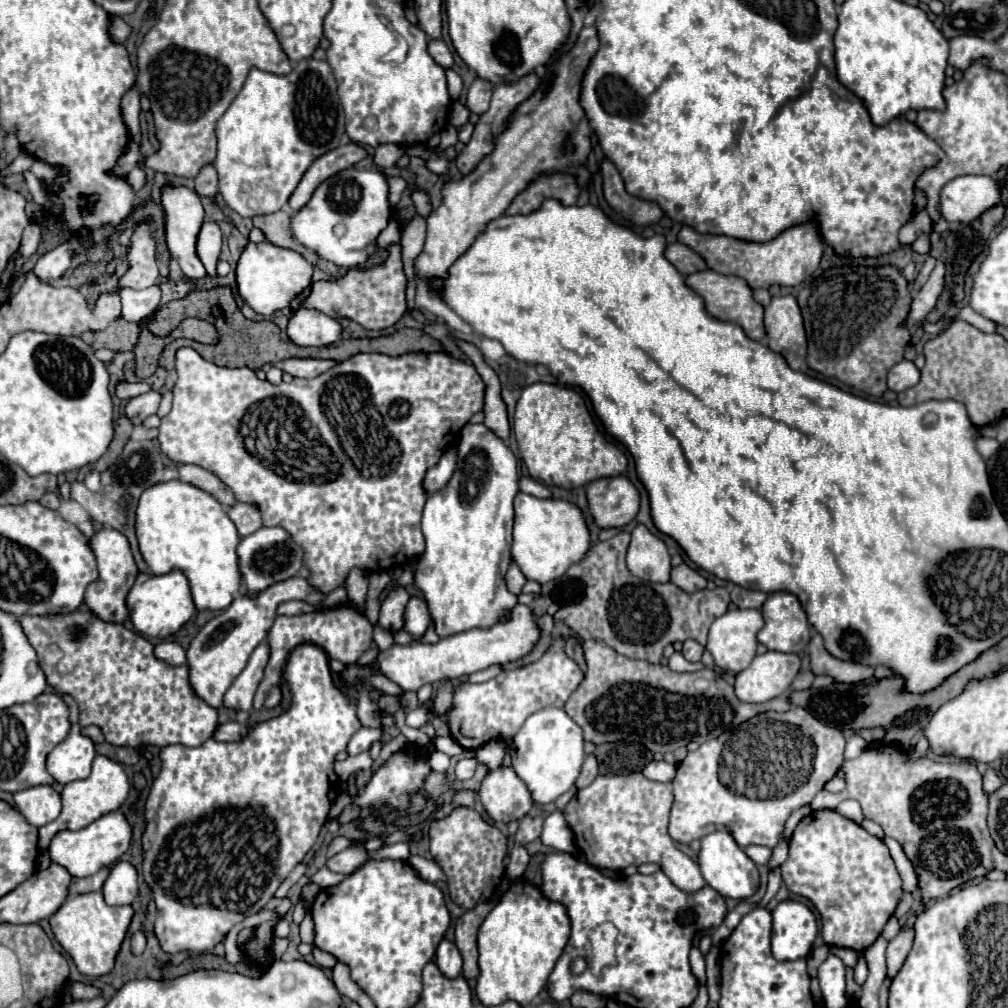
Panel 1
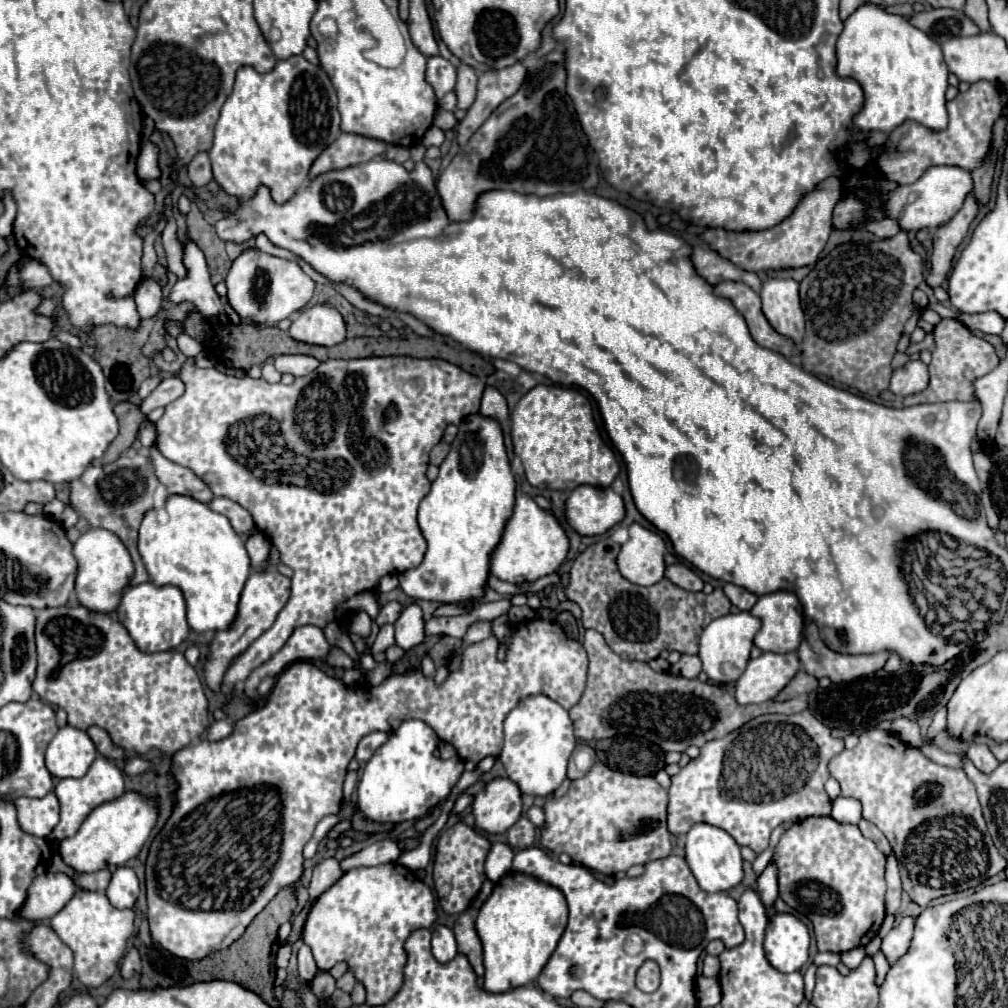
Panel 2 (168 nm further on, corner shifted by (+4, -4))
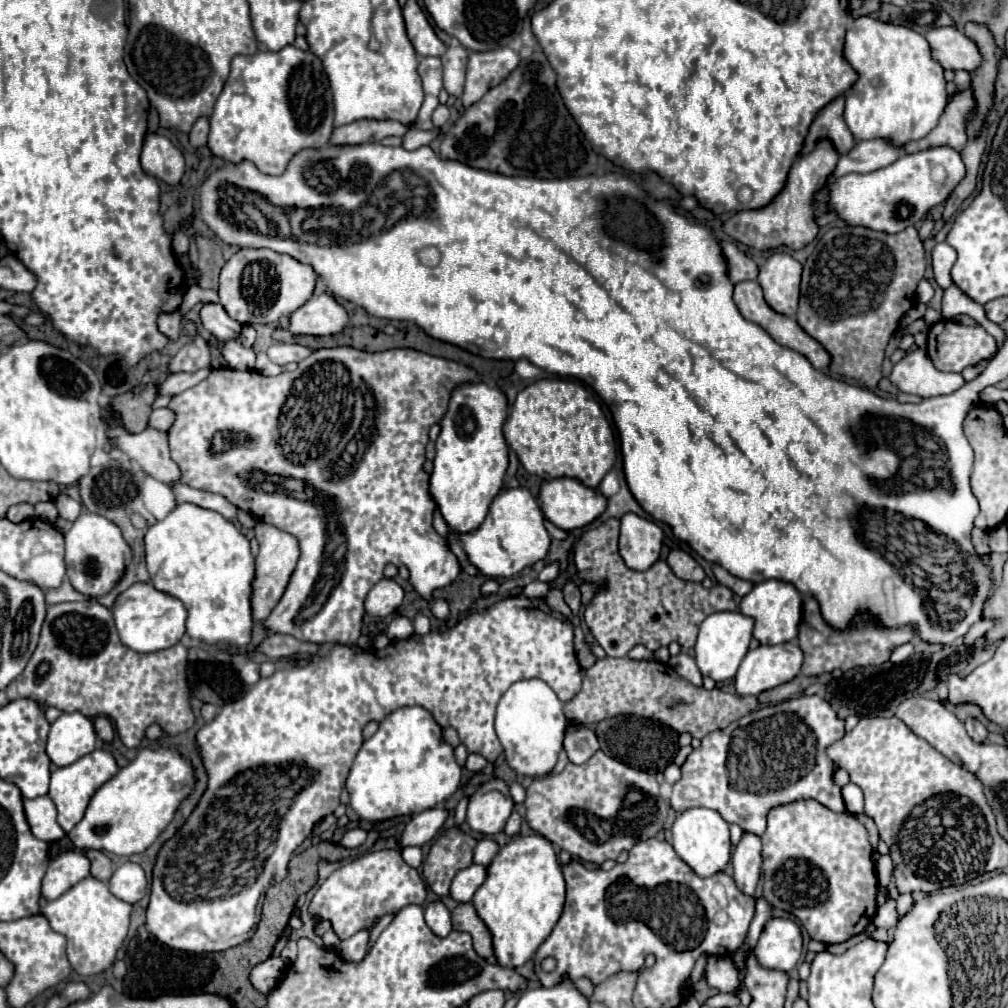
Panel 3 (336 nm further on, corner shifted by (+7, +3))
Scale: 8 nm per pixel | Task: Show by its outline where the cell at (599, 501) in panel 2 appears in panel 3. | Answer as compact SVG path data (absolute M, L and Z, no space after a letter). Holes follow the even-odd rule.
M555 478L541 486L541 508L543 514L561 530L573 530L573 528L585 528L587 524L595 522L607 508L607 498L597 490L589 488L577 478Z

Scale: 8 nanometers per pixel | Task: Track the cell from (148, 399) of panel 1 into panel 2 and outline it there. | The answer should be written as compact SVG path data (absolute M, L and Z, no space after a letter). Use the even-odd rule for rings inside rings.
M170 377L170 379L164 379L140 405L142 413L150 413L154 411L156 407L166 407L168 403L172 403L174 399L178 399L180 395L184 393L184 383L182 379L178 377Z

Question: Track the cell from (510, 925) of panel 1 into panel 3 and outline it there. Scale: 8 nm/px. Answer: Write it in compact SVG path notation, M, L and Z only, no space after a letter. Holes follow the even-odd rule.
M515 836L493 858L487 880L473 896L477 916L493 938L493 954L499 966L519 968L533 958L551 934L565 904L565 880L557 854L543 836Z

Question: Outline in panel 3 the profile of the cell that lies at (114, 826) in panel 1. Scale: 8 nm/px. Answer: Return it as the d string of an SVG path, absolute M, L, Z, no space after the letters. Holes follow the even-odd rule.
M143 748L137 758L105 782L85 810L83 820L67 834L75 848L103 850L117 856L131 856L147 850L173 820L175 810L193 788L193 770L175 750Z

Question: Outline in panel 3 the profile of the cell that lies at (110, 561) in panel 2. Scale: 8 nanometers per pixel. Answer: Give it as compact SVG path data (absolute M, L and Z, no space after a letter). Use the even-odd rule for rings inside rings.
M81 514L65 534L65 562L73 588L87 598L101 598L121 580L127 564L131 562L131 548L113 522L97 514Z

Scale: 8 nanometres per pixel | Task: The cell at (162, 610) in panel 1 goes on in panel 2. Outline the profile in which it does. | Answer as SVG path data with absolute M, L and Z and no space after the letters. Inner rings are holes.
M140 583L136 587L128 587L118 607L118 619L122 627L128 631L136 647L144 653L158 653L178 647L190 633L186 623L186 603L182 591L178 587L156 587L154 583Z

